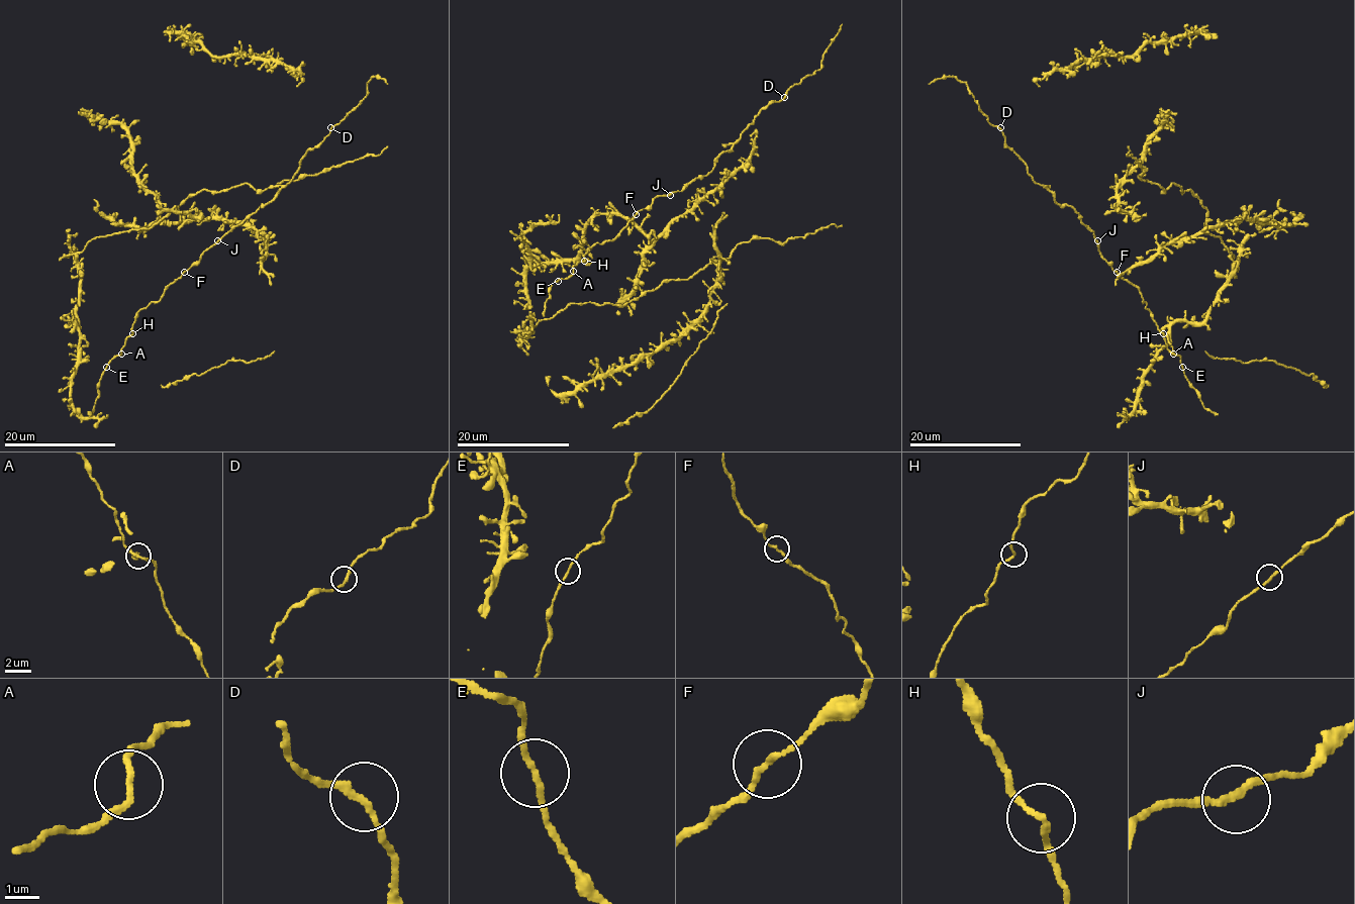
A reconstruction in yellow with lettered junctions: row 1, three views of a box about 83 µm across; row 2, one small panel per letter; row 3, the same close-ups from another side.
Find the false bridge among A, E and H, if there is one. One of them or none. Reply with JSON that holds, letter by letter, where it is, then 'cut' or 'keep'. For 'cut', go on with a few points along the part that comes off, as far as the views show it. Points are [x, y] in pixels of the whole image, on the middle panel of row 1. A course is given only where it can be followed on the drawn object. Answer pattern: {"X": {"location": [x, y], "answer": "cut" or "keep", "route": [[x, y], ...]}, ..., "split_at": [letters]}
{"A": {"location": [573, 271], "answer": "keep"}, "E": {"location": [558, 281], "answer": "keep"}, "H": {"location": [584, 261], "answer": "keep"}, "split_at": []}

